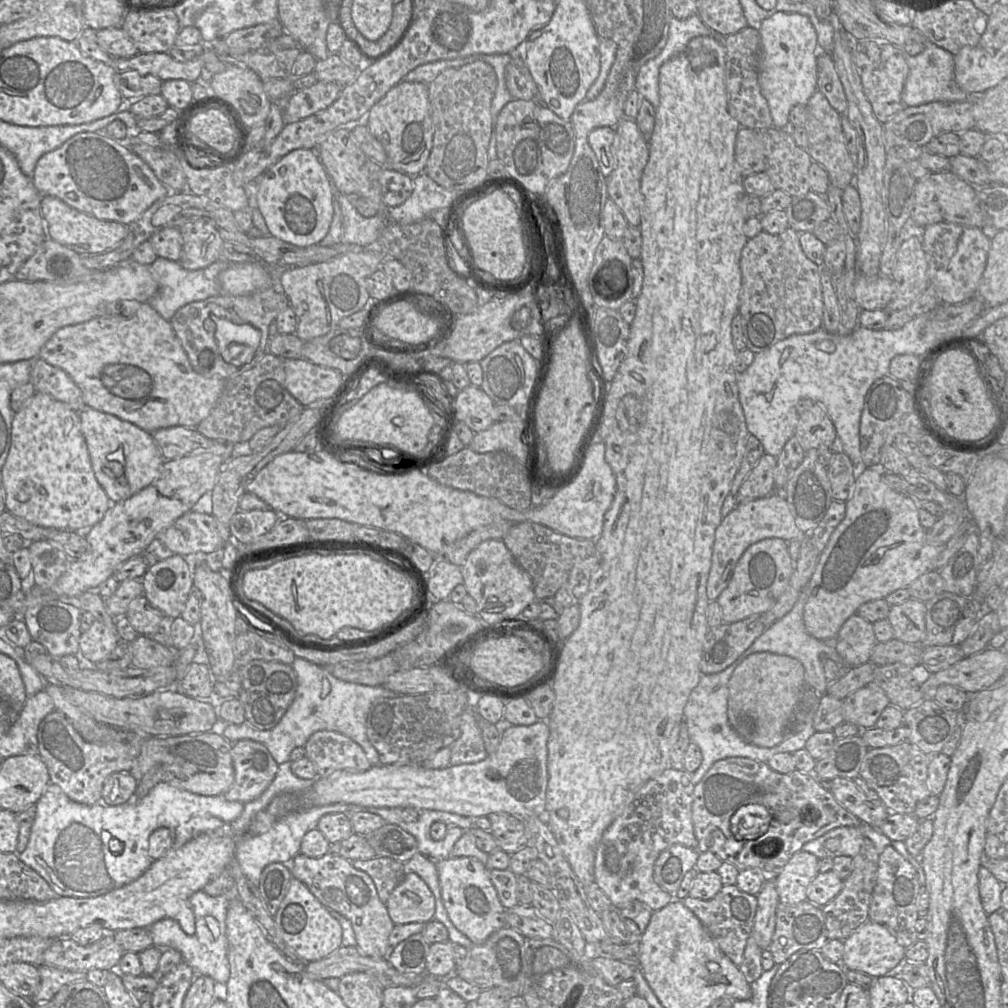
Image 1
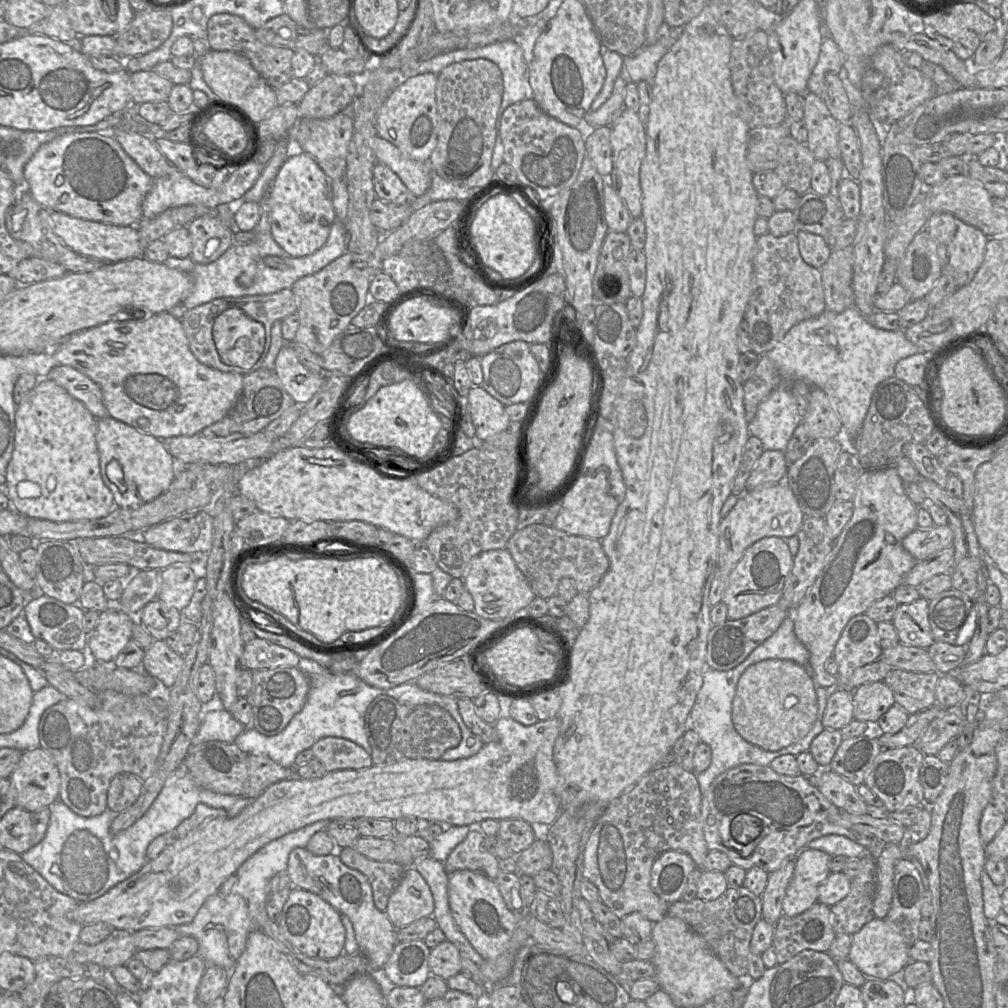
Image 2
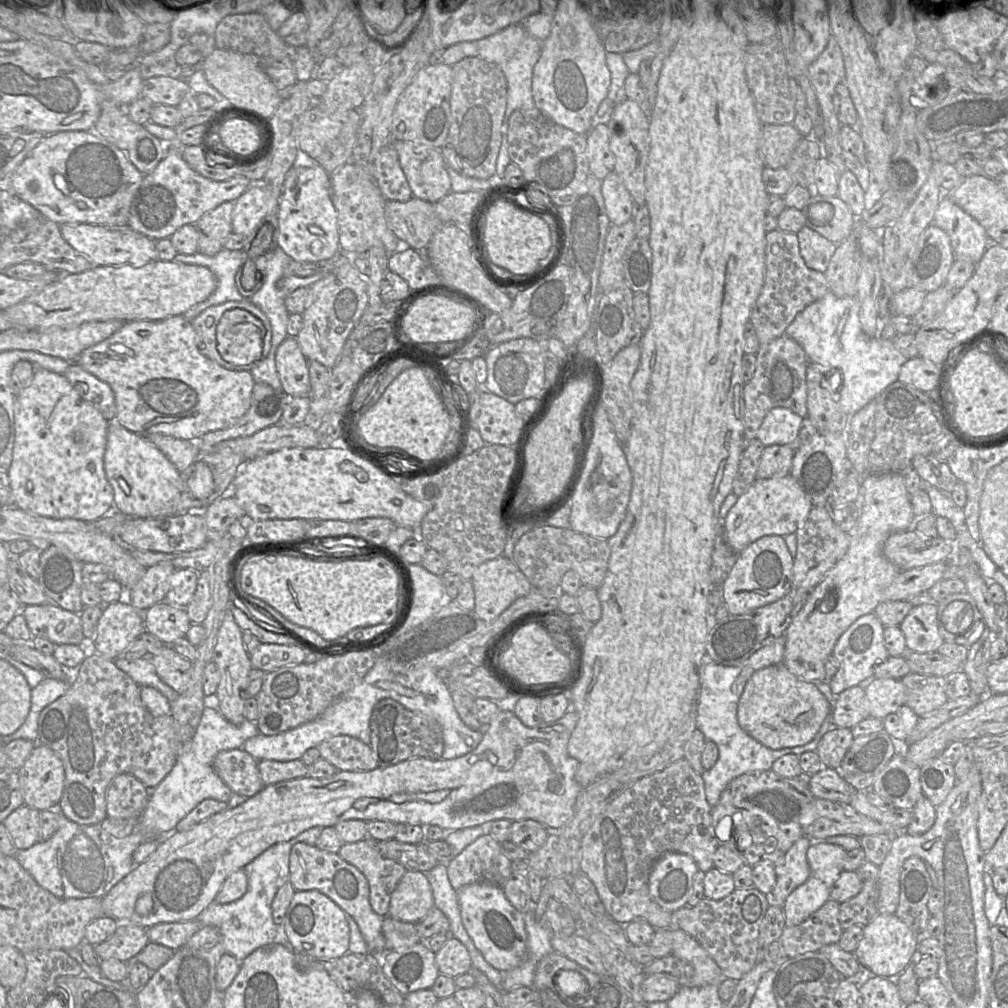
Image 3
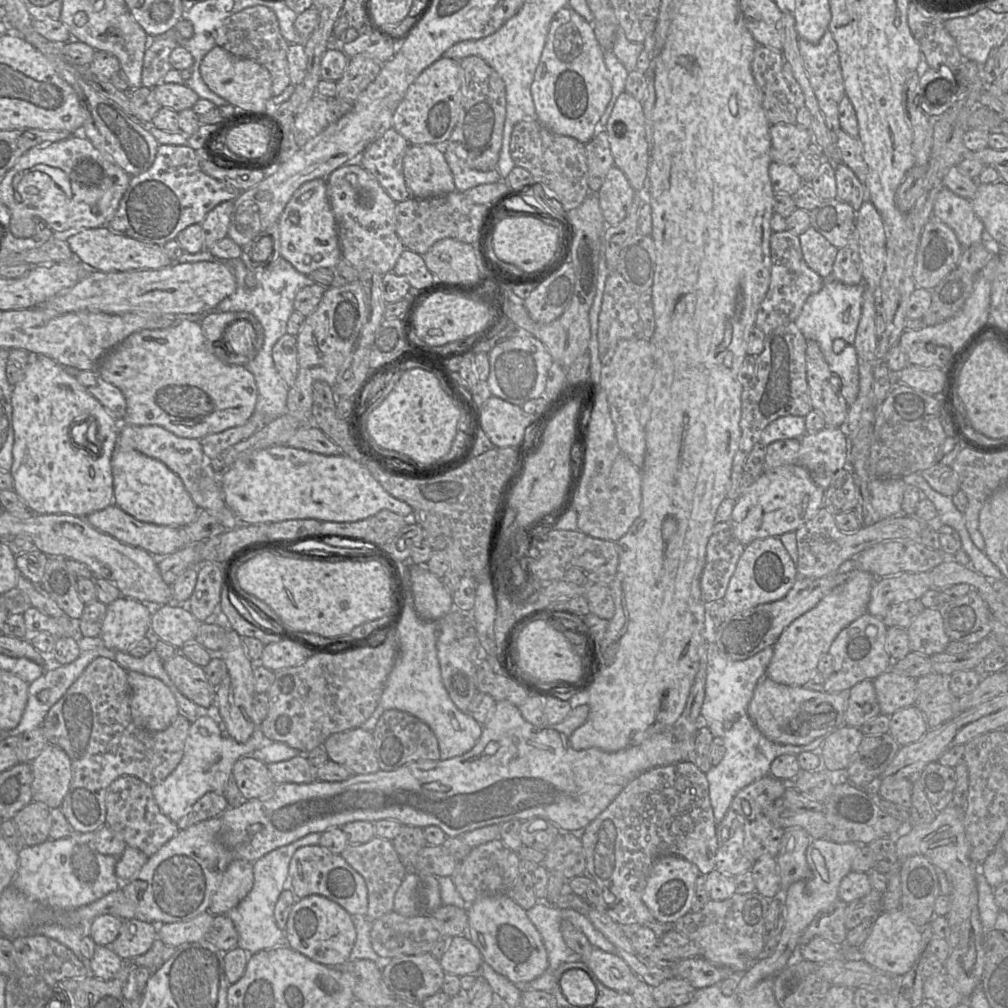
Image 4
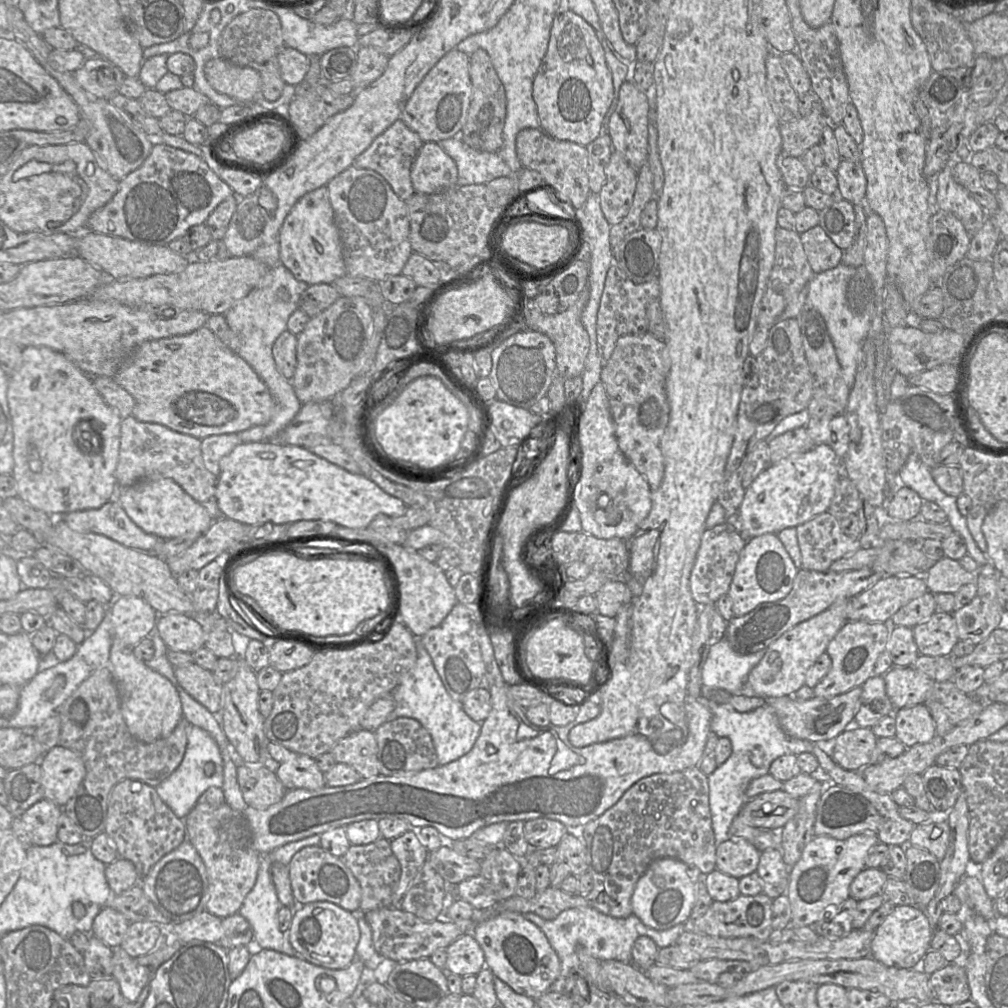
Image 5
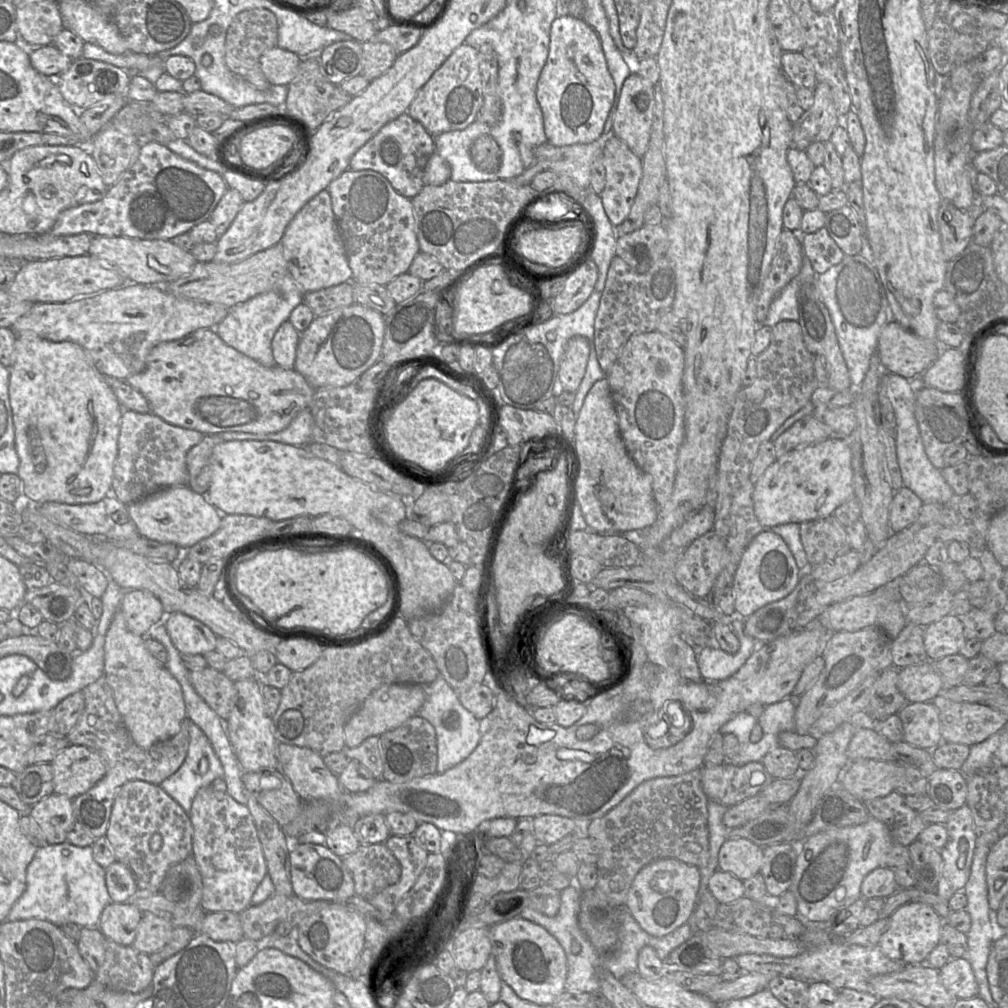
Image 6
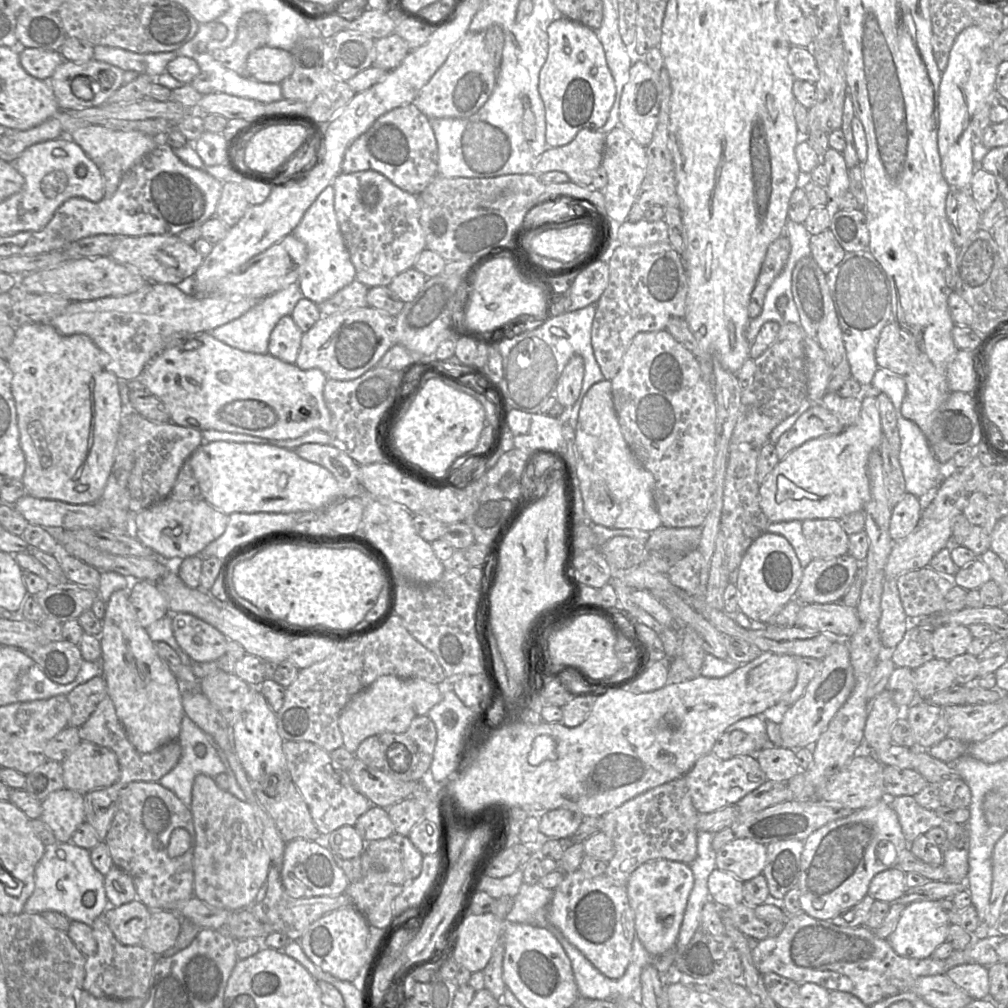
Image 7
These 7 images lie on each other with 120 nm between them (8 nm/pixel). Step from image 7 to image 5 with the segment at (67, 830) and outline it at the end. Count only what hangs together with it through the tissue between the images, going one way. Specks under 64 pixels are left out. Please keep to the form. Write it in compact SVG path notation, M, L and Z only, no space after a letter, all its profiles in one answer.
M44 798L19 818L29 827L33 845L49 846L58 841L58 819L62 813L62 807Z

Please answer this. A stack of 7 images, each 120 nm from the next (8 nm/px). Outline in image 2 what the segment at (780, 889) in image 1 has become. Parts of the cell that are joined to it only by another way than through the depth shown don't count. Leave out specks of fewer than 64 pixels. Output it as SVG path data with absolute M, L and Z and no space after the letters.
M803 849L795 858L793 877L783 900L783 914L797 916L818 902L818 888L831 873L833 857L816 849Z

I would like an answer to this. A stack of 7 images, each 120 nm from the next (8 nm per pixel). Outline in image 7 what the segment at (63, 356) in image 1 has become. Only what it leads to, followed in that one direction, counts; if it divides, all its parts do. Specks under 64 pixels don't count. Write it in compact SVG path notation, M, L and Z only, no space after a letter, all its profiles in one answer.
M206 332L171 343L147 364L137 381L163 402L170 421L177 425L284 440L300 437L313 429L330 432L331 416L324 400L327 380L318 368L302 370L269 353L242 351Z

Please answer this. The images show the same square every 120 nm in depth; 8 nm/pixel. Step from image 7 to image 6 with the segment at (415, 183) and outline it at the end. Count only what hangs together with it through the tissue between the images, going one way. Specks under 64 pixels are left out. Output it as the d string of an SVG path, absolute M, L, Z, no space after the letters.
M407 112L384 125L375 136L352 156L349 169L373 170L384 176L402 196L412 199L423 188L423 175L435 151L435 138Z

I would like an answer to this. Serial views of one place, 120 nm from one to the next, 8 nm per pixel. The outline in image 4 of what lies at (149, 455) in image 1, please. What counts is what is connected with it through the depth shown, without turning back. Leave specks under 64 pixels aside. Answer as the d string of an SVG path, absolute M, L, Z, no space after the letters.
M116 446L111 466L114 504L137 520L158 525L186 526L200 512L181 478L163 462L136 450L121 450Z

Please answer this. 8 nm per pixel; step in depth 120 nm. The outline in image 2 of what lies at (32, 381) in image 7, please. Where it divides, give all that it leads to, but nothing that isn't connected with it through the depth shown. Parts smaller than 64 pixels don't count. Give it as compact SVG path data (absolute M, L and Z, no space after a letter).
M44 377L17 405L15 423L14 450L5 474L5 492L13 509L29 518L53 522L97 519L112 511L115 507L113 494L105 485L100 471L97 418L81 401Z

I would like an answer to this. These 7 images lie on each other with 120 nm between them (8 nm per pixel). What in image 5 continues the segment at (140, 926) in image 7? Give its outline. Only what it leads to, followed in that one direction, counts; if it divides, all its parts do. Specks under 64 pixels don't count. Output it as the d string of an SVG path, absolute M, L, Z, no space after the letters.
M106 905L95 917L90 934L116 948L120 947L129 925L130 921L122 913Z

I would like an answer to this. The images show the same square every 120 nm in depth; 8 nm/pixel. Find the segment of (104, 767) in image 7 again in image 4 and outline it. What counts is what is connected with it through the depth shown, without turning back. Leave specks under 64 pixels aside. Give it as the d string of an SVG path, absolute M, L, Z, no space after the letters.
M48 744L30 764L33 772L33 801L43 802L50 809L59 808L72 777L71 761L67 753Z

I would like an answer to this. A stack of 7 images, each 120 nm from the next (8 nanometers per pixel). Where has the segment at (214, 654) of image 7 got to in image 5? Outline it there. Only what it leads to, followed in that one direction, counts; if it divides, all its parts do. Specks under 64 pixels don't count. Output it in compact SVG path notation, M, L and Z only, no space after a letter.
M180 613L158 615L156 633L168 649L189 654L204 647L207 635L198 621Z

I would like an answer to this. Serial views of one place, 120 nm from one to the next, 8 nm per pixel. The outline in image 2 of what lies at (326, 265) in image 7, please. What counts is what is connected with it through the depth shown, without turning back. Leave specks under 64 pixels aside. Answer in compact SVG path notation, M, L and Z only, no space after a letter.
M293 150L282 164L268 192L271 234L291 257L304 257L320 249L328 239L335 212L330 180L315 159L302 150Z

